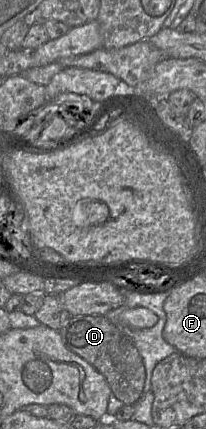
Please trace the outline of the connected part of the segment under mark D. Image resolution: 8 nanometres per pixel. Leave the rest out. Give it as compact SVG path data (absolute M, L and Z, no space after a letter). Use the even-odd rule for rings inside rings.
M105 315L72 316L59 334L65 346L80 356L99 373L111 388L113 395L124 405L135 405L143 394L146 370L139 351L121 327Z

